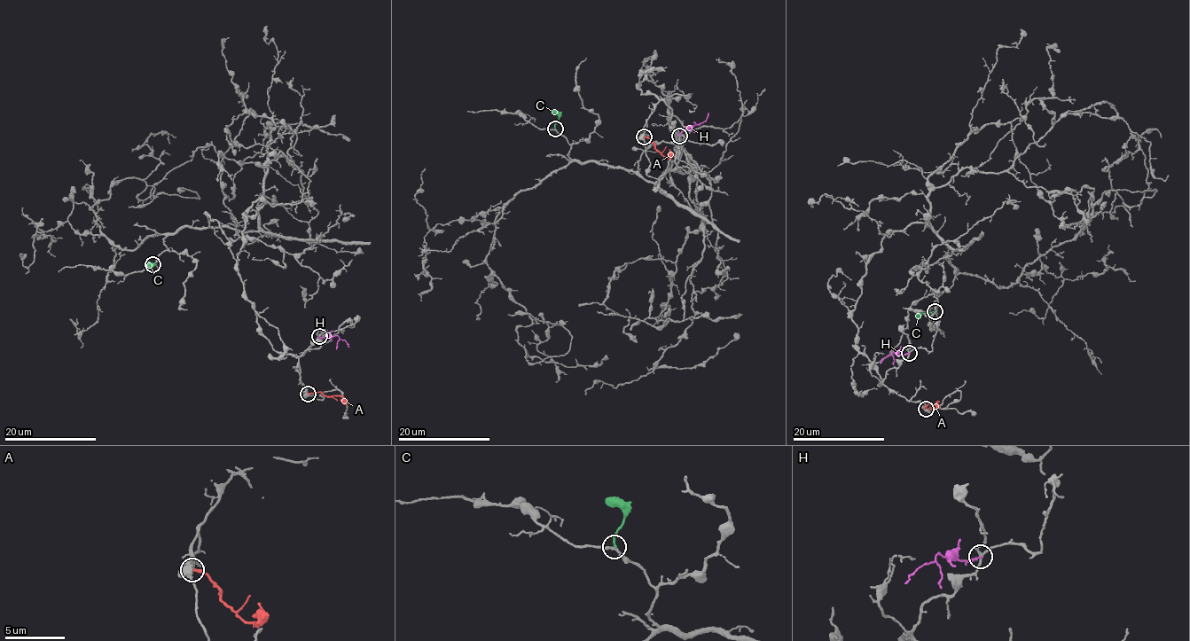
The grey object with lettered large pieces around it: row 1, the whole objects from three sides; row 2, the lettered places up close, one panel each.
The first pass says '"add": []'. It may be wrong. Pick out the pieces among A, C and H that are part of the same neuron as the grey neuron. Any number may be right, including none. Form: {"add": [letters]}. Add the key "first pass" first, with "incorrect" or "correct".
{"first pass": "incorrect", "add": ["C"]}

